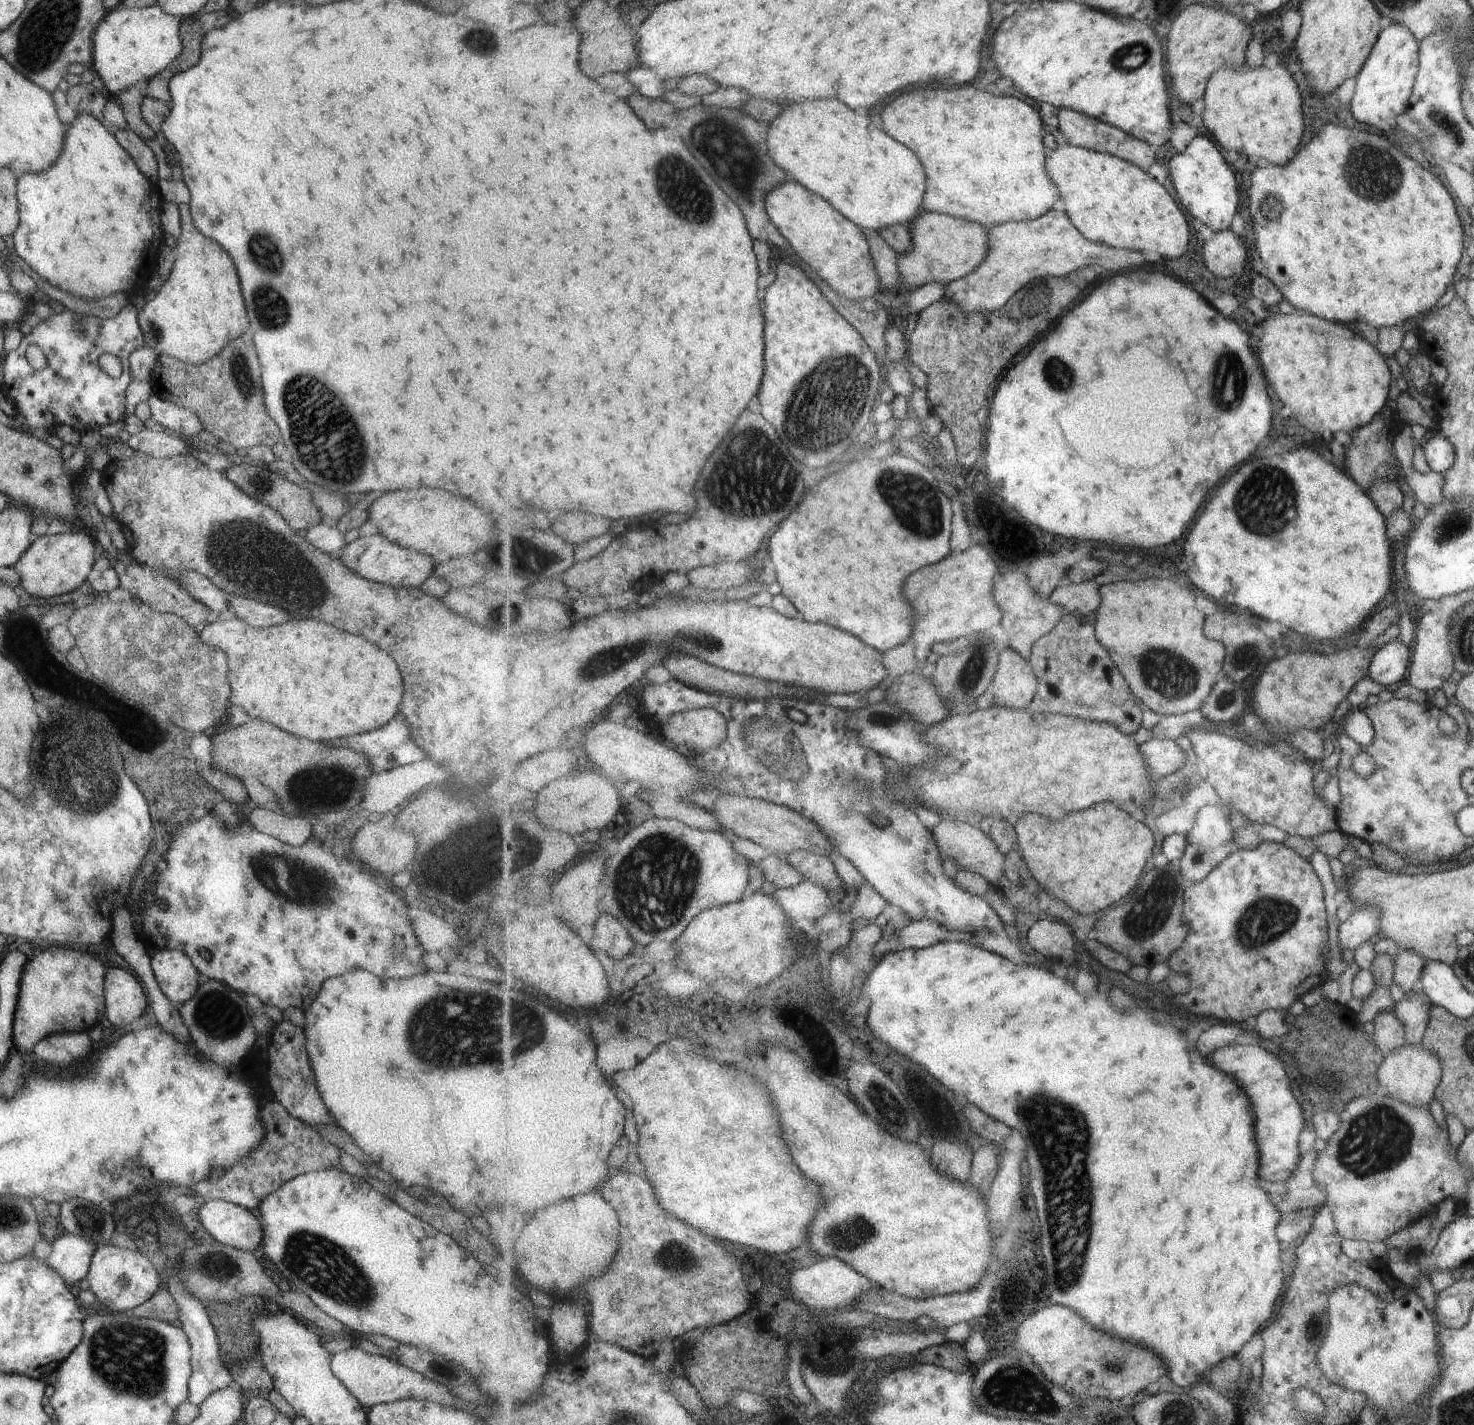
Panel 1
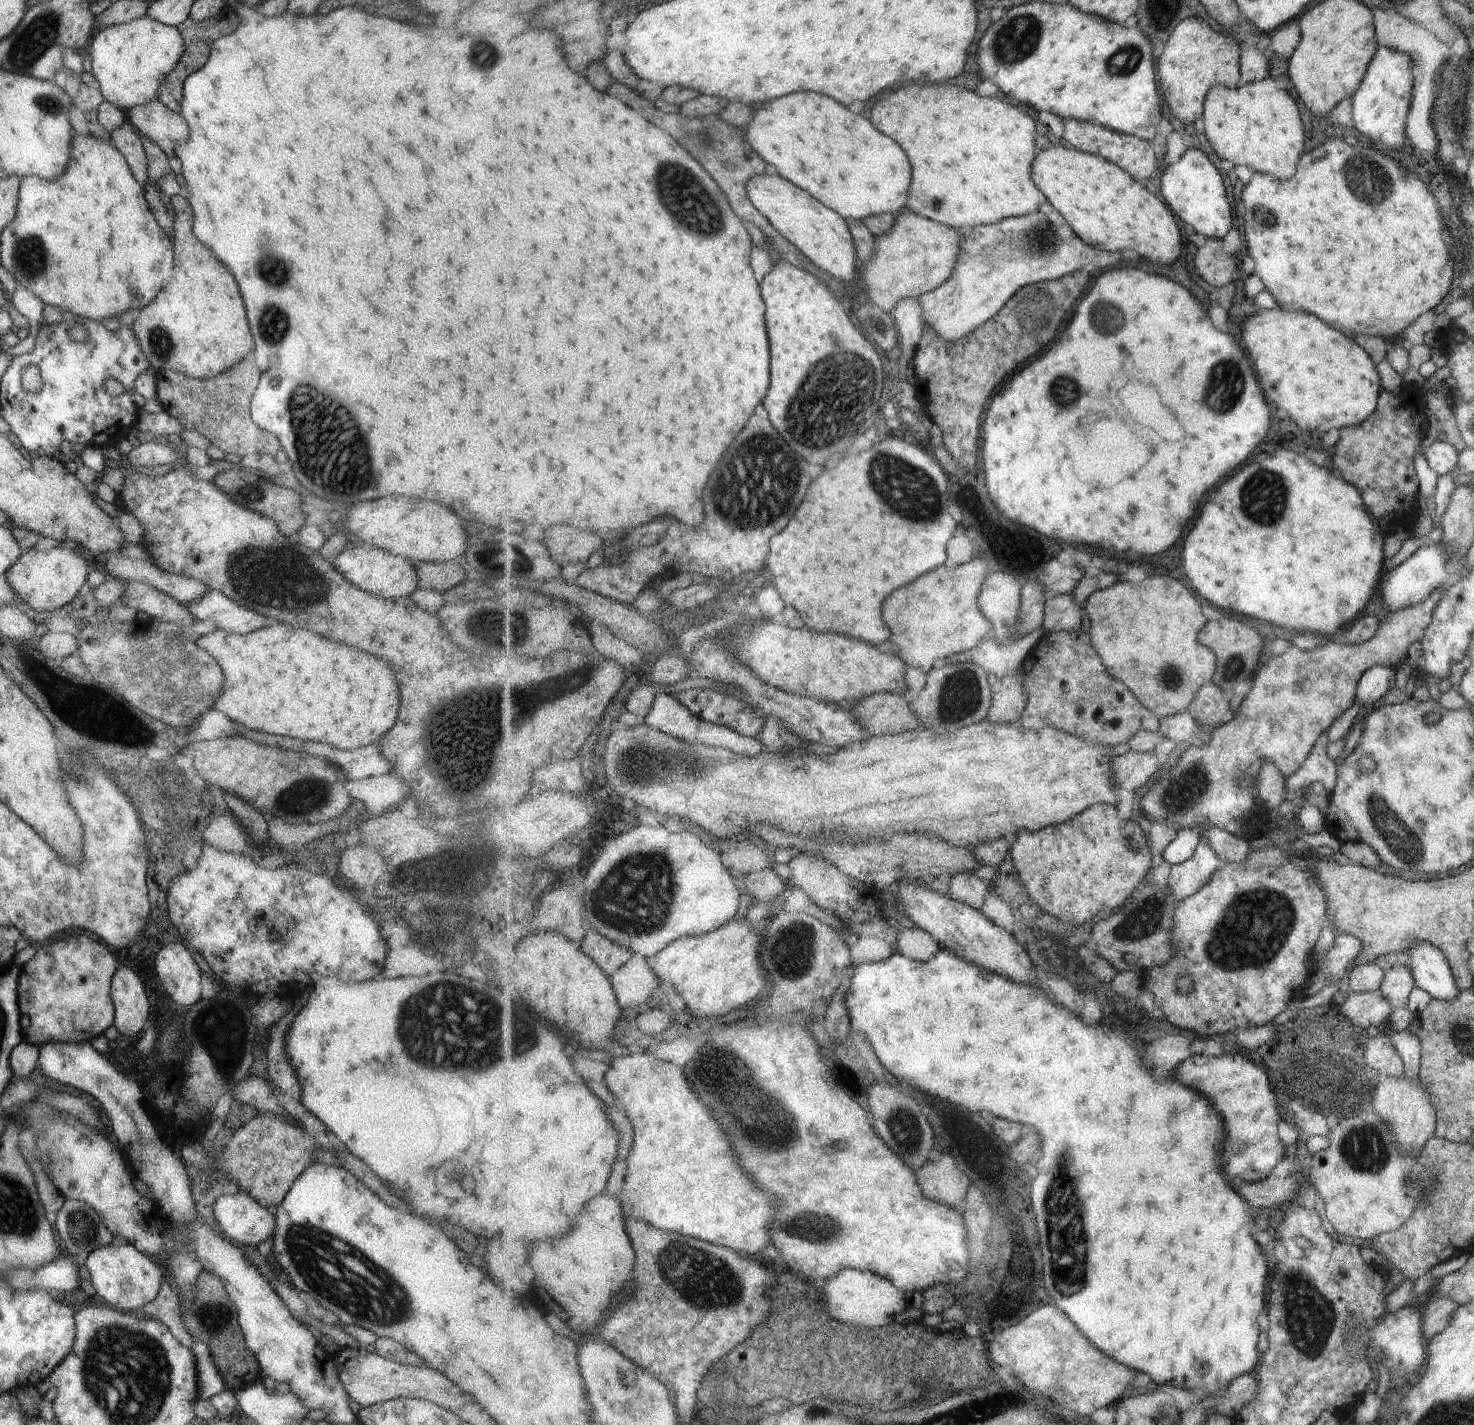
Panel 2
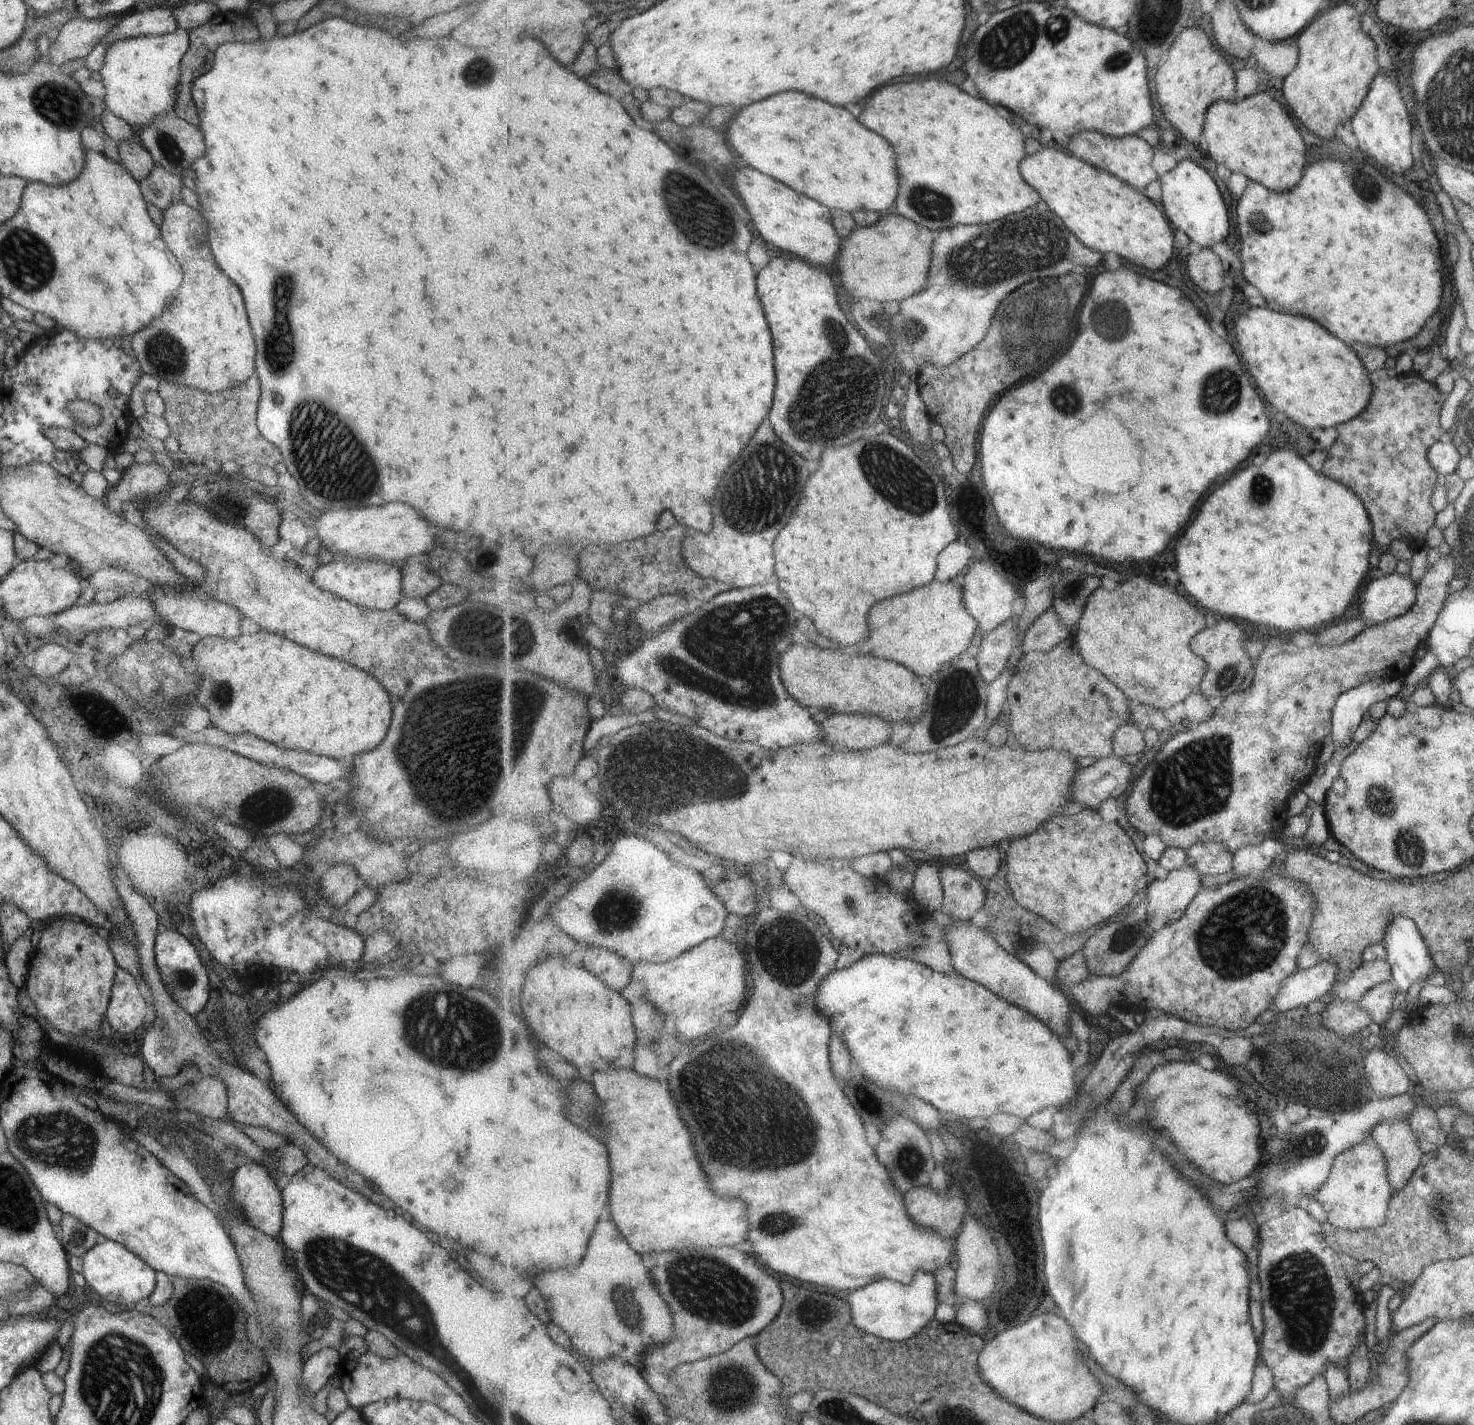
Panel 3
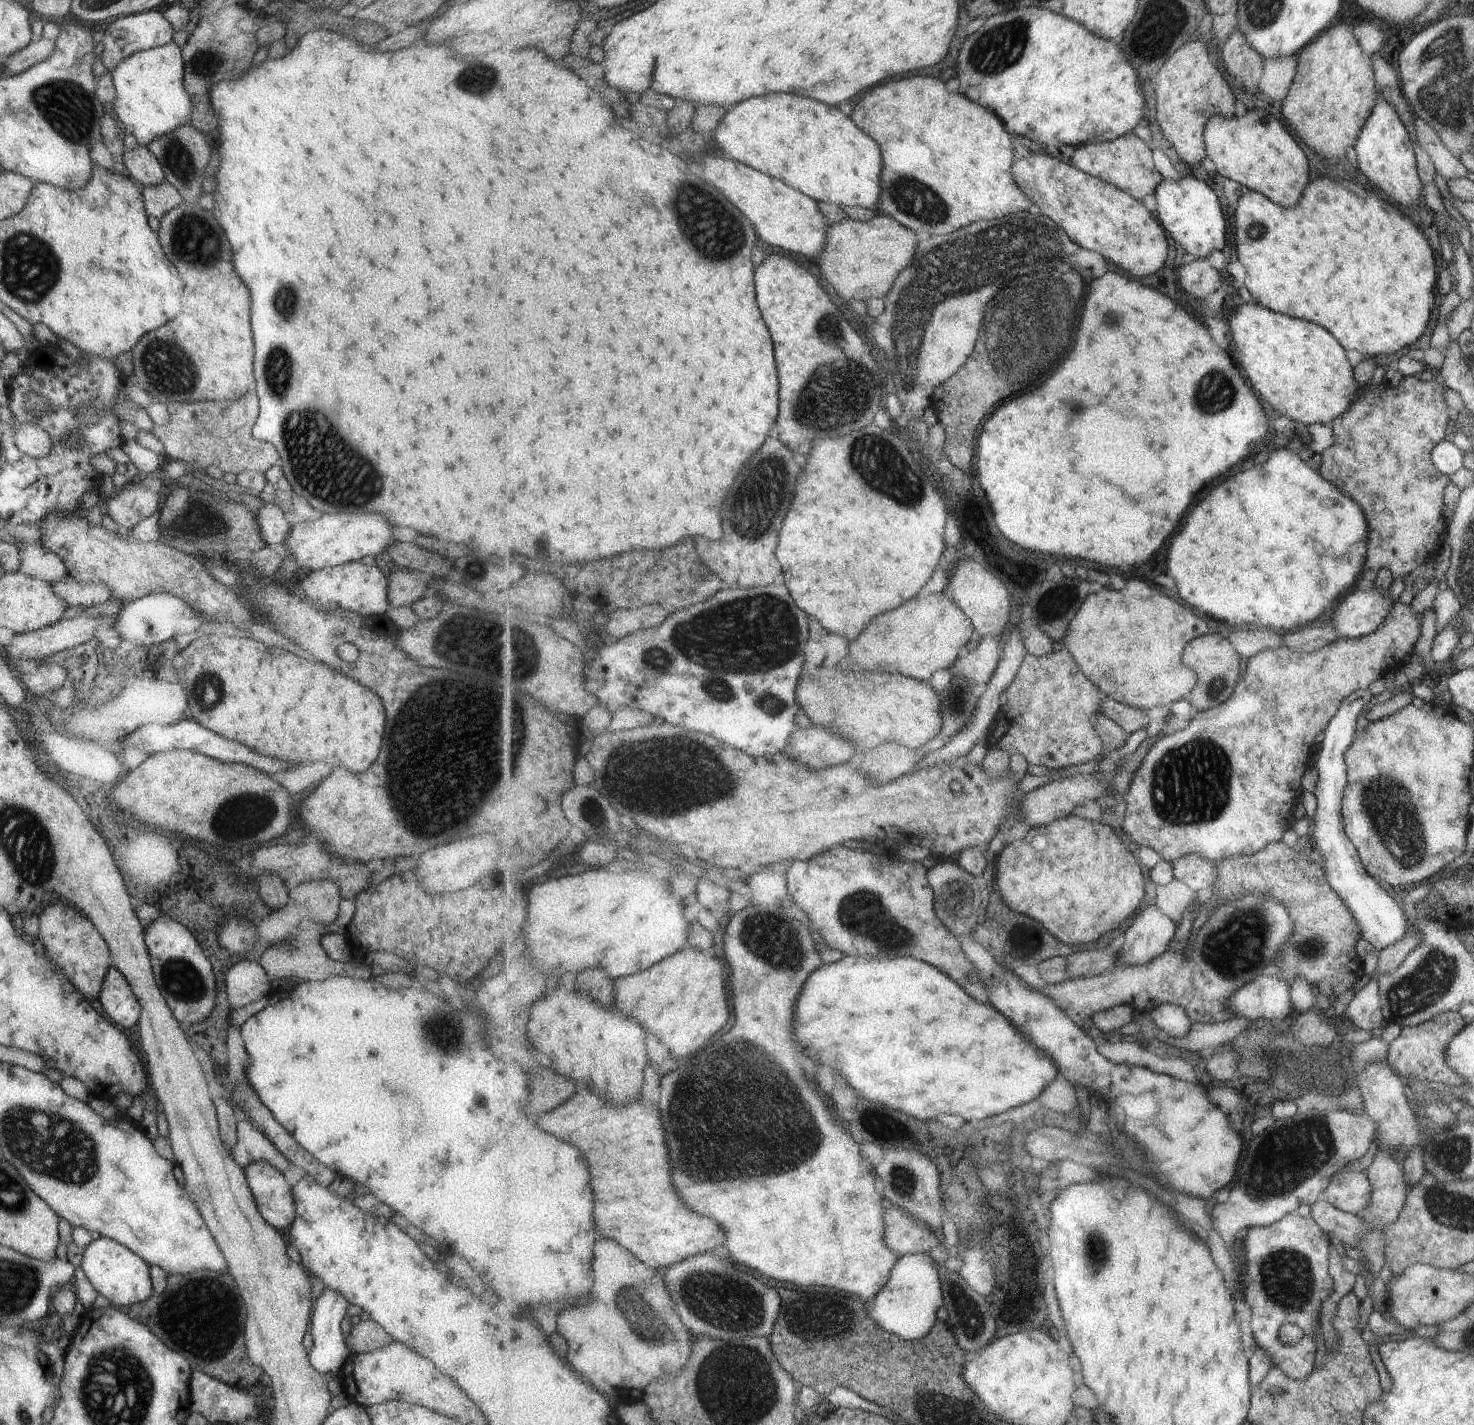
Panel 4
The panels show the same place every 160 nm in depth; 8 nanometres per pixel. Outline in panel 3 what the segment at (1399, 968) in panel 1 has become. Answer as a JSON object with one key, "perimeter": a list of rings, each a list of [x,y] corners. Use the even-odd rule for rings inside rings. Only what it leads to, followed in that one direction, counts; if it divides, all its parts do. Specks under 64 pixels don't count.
{"perimeter":[[[1387,982],[1366,990],[1366,993],[1356,1000],[1356,1004],[1370,1016],[1370,1022],[1375,1022],[1381,1027],[1397,1006],[1400,998],[1401,995],[1396,992],[1391,982]]]}

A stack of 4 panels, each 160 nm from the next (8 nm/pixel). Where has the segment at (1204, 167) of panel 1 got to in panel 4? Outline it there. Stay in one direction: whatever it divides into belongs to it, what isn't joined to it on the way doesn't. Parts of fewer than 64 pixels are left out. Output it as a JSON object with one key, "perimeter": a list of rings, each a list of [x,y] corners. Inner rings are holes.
{"perimeter":[[[1186,177],[1180,181],[1163,181],[1156,190],[1157,218],[1170,232],[1171,238],[1197,259],[1207,259],[1217,250],[1227,246],[1227,220],[1221,202],[1211,187],[1197,178]]]}

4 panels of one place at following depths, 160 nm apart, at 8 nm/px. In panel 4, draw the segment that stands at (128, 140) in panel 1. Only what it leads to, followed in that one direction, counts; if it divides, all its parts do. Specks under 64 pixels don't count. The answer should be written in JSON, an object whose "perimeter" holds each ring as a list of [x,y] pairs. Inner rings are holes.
{"perimeter":[[[139,145],[125,150],[122,161],[128,176],[132,180],[138,180],[142,187],[158,185],[164,180],[160,164],[147,147]]]}

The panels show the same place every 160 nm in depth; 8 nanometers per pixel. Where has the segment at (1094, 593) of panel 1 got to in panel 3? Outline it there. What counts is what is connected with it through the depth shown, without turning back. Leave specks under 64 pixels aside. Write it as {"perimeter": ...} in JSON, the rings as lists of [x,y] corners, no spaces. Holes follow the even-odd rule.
{"perimeter":[[[1051,608],[1036,619],[1027,631],[1023,640],[1024,652],[1048,653],[1069,638],[1069,627],[1059,622],[1057,613]]]}

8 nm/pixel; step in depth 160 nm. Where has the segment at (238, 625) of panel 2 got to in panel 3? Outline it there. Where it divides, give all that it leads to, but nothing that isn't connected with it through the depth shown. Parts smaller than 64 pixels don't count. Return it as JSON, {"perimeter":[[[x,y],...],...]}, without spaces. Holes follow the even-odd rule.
{"perimeter":[[[169,591],[158,592],[150,595],[151,604],[154,604],[154,611],[158,616],[156,621],[170,628],[180,628],[181,630],[195,631],[200,637],[221,637],[232,639],[239,636],[239,612],[230,607],[225,602],[211,598],[194,598],[185,592],[170,593]]]}

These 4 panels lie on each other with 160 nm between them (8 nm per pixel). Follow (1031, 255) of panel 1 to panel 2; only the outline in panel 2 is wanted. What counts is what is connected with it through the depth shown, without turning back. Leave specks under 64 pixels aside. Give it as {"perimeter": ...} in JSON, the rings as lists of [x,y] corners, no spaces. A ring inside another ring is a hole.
{"perimeter":[[[1055,208],[1005,219],[1004,221],[967,229],[960,238],[960,254],[950,279],[931,292],[918,297],[922,305],[924,324],[935,329],[946,341],[958,341],[977,331],[980,326],[995,318],[1001,309],[1021,290],[1021,286],[1054,281],[1079,269],[1105,270],[1119,265],[1121,252],[1100,249],[1081,240],[1069,221]]]}

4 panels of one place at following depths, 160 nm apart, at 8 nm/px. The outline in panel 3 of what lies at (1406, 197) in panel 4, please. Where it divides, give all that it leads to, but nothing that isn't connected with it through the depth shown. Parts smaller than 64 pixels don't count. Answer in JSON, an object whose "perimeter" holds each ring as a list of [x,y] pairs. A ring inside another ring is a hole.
{"perimeter":[[[1393,70],[1389,73],[1377,72],[1372,78],[1367,94],[1356,110],[1356,114],[1350,120],[1351,132],[1355,136],[1355,140],[1357,140],[1357,148],[1365,156],[1369,156],[1371,160],[1375,160],[1379,168],[1385,168],[1385,170],[1389,170],[1393,174],[1405,174],[1409,172],[1411,166],[1417,162],[1412,140],[1412,129],[1414,125],[1409,122],[1409,115],[1410,112],[1399,93],[1395,72]]]}

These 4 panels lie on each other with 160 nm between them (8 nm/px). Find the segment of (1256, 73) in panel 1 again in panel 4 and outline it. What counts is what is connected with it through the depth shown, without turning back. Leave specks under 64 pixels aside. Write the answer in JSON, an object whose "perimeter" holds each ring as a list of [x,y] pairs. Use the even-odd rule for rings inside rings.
{"perimeter":[[[1257,109],[1247,111],[1242,117],[1214,116],[1206,124],[1204,139],[1208,151],[1208,157],[1216,164],[1217,172],[1225,178],[1239,183],[1244,191],[1255,190],[1263,192],[1273,200],[1275,204],[1281,204],[1285,208],[1293,208],[1303,192],[1303,186],[1307,184],[1307,158],[1303,156],[1303,150],[1293,140],[1291,132],[1285,130],[1285,126],[1265,110]]]}

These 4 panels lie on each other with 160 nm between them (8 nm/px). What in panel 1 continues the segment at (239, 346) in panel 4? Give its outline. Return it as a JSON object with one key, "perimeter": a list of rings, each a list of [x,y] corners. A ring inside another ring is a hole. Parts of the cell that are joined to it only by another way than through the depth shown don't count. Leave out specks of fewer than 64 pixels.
{"perimeter":[[[179,204],[180,230],[173,253],[175,264],[155,296],[137,312],[144,344],[186,364],[201,364],[213,358],[229,340],[248,331],[247,310],[241,298],[237,272],[227,252],[202,236],[191,218],[188,204]]]}

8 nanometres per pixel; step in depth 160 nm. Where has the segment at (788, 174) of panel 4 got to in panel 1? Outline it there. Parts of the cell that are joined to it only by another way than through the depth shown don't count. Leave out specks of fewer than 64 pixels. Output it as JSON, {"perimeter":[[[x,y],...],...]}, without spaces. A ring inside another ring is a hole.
{"perimeter":[[[835,98],[788,102],[784,107],[782,114],[770,123],[767,137],[769,153],[786,172],[793,174],[798,184],[824,197],[863,230],[869,228],[873,232],[881,232],[896,226],[910,229],[921,213],[926,212],[924,202],[928,191],[925,190],[927,176],[921,160],[913,154],[913,150],[893,140],[887,132],[879,130],[869,116],[857,114],[847,104]]]}

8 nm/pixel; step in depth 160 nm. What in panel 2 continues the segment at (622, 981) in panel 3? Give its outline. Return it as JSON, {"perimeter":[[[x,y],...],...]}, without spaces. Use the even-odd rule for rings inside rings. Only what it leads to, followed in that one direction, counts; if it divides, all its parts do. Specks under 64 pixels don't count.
{"perimeter":[[[590,929],[580,945],[584,953],[593,956],[593,960],[597,960],[601,968],[605,968],[605,974],[609,978],[634,955],[628,948],[609,940],[593,929]]]}

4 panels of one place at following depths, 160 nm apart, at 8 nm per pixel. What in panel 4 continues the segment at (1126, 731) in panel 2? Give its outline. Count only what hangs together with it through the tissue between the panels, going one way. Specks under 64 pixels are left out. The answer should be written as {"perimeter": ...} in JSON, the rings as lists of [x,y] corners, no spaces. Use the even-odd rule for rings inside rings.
{"perimeter":[[[1067,647],[1044,657],[1028,653],[1018,676],[1006,690],[1006,705],[1001,707],[1000,716],[990,726],[987,736],[989,750],[1005,751],[1009,756],[1021,754],[1027,764],[1045,766],[1050,770],[1096,761],[1106,753],[1106,746],[1098,736],[1093,722],[1097,716],[1103,715],[1105,697],[1106,692],[1085,676]]]}

